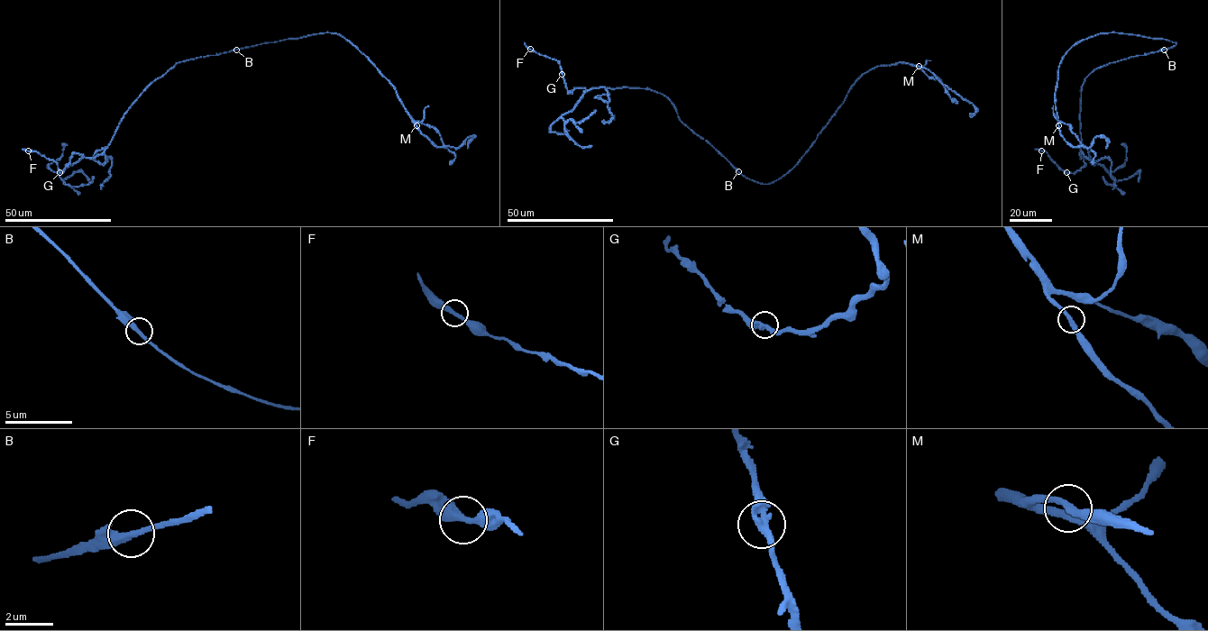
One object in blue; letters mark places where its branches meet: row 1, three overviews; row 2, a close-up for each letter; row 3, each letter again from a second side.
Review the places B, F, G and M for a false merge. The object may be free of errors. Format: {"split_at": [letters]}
{"split_at": []}

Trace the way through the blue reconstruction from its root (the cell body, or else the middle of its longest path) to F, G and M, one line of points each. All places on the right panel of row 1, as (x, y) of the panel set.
F: (1174, 46), (1111, 62), (1095, 68), (1084, 79), (1079, 154), (1084, 165), (1078, 170), (1064, 172), (1041, 150)
G: (1174, 46), (1111, 62), (1095, 68), (1084, 79), (1079, 113), (1079, 154), (1084, 165), (1075, 172), (1066, 172)
M: (1174, 46), (1175, 42), (1163, 39), (1114, 32), (1098, 33), (1075, 42), (1058, 66), (1055, 91), (1058, 125)

